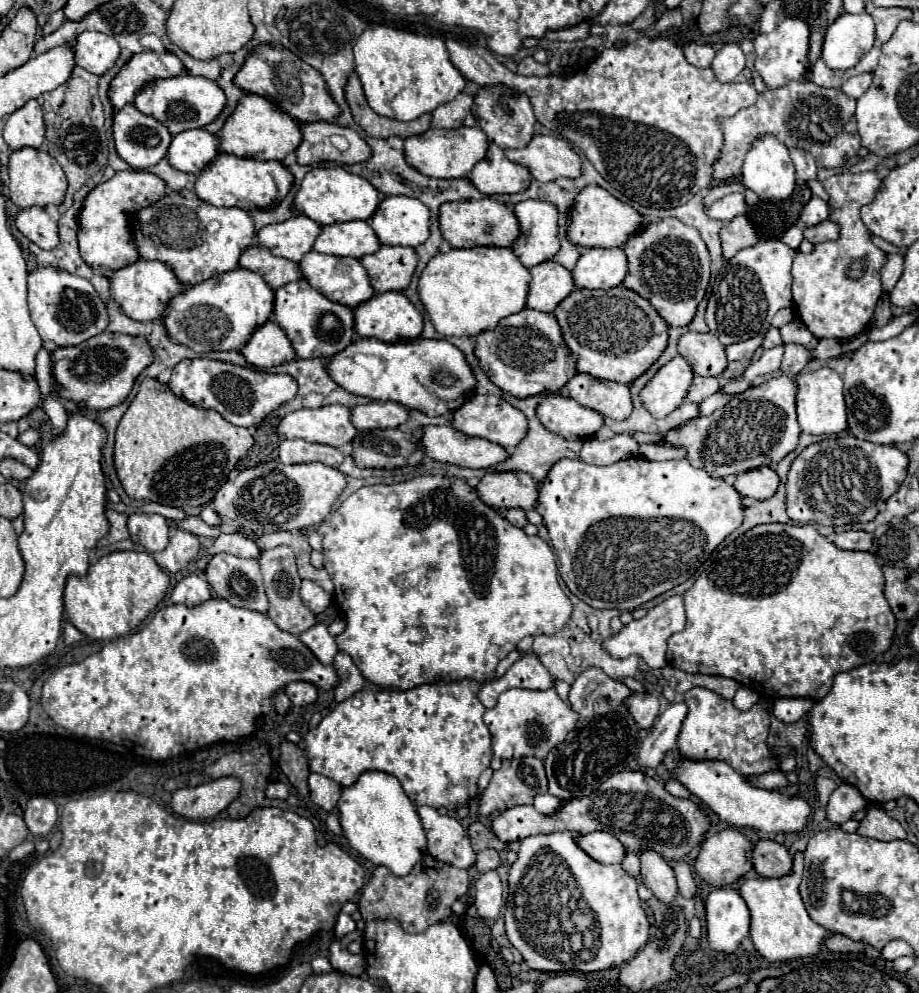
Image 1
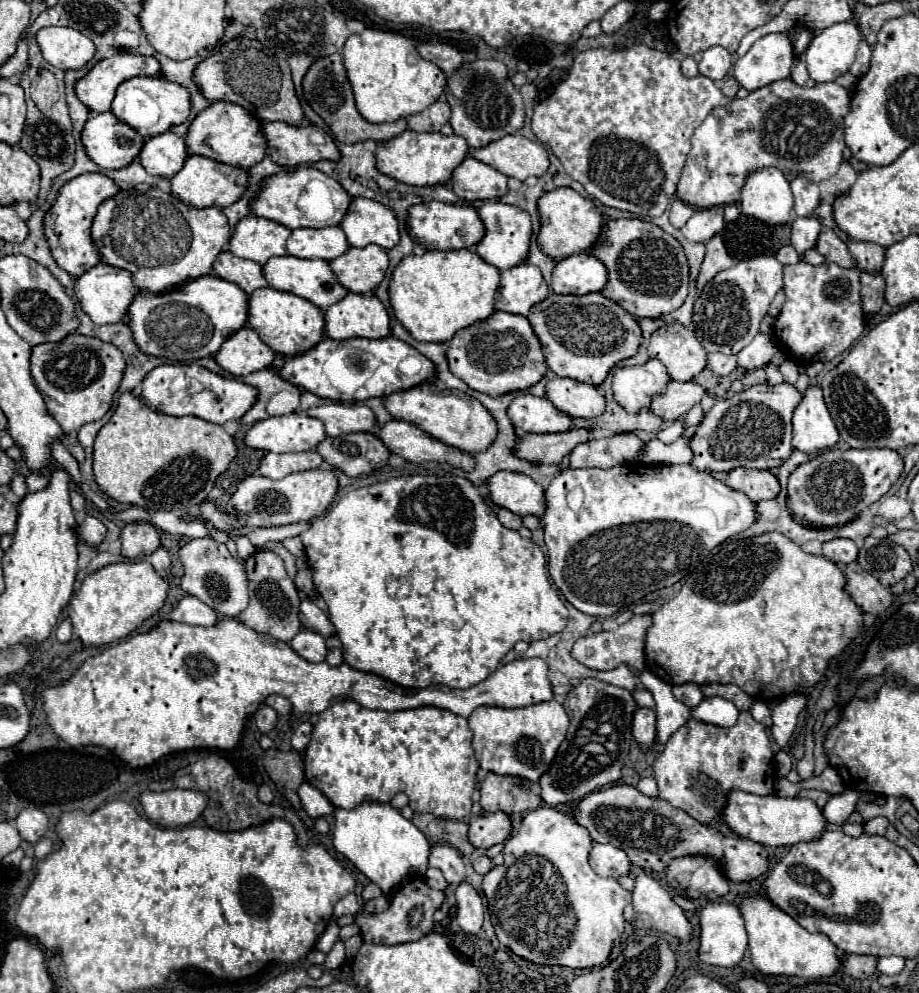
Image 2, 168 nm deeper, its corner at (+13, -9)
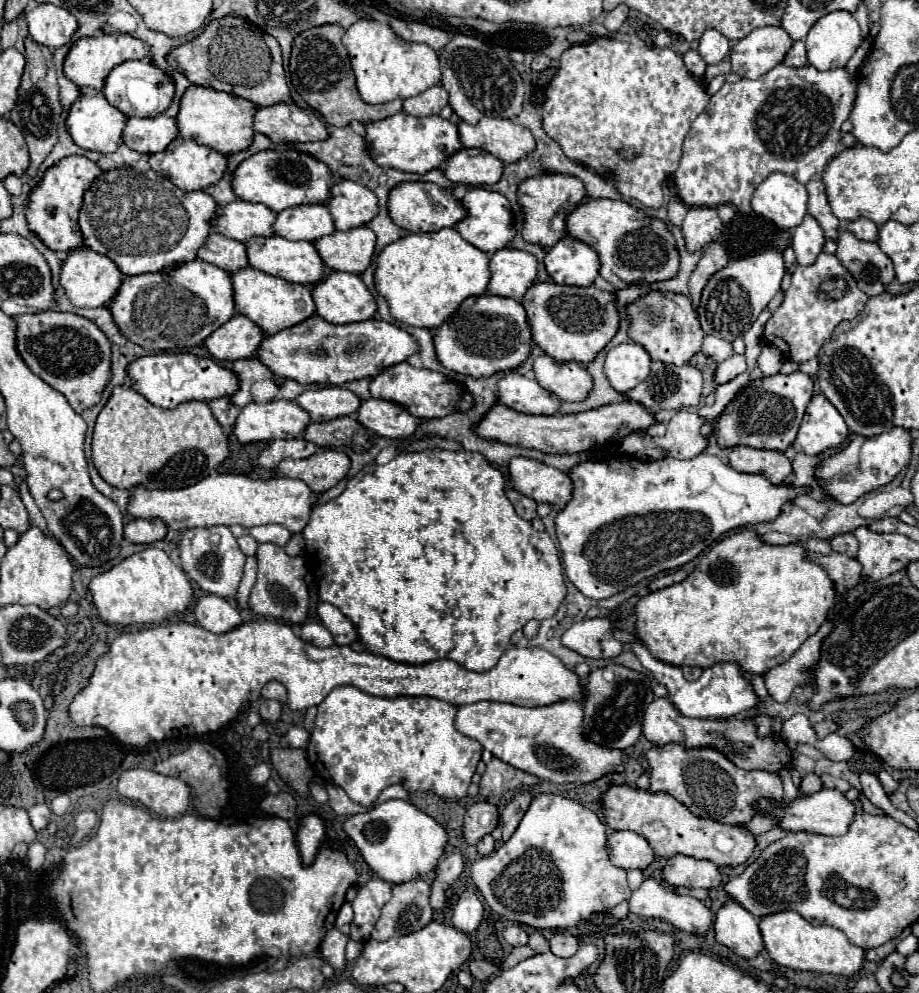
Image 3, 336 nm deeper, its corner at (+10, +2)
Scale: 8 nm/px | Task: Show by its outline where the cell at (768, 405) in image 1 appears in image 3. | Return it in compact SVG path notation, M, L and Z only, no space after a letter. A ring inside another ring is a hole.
M803 372L793 374L773 374L769 378L749 382L723 410L715 426L715 436L719 446L731 448L737 444L759 448L759 450L781 450L785 452L799 430L805 414L805 406L813 398L813 378Z

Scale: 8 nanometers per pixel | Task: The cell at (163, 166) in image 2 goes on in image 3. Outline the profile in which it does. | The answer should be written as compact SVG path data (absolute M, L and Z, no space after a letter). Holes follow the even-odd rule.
M161 114L155 118L129 118L123 132L123 142L135 152L155 154L163 152L177 136L179 130L175 118Z

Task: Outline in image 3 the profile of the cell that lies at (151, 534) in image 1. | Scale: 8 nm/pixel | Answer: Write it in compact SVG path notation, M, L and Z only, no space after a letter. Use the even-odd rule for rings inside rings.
M129 520L125 524L125 540L133 544L153 544L163 540L167 534L167 526L161 520Z

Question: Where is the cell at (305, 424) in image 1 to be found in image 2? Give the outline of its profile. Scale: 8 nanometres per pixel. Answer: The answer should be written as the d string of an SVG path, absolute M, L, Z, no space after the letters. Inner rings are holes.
M290 413L282 417L268 417L252 425L246 433L246 445L252 449L266 449L272 453L312 451L326 439L324 423L306 413Z

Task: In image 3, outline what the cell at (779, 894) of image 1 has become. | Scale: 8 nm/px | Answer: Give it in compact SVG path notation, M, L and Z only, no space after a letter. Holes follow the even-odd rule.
M779 912L759 918L759 928L763 934L765 950L769 956L785 968L817 972L817 974L839 974L853 976L863 968L865 950L849 944L845 934L833 926L813 926L797 912Z

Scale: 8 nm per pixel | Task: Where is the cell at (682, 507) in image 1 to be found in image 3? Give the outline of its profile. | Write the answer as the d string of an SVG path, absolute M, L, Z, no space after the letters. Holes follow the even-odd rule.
M707 452L693 460L665 458L643 462L633 456L603 462L589 460L577 464L571 470L571 478L575 484L573 498L557 514L555 528L567 578L577 586L579 592L595 600L609 598L663 570L681 568L705 552L725 532L749 524L773 522L785 504L793 502L801 494L811 492L809 486L771 484L763 474L737 472Z

